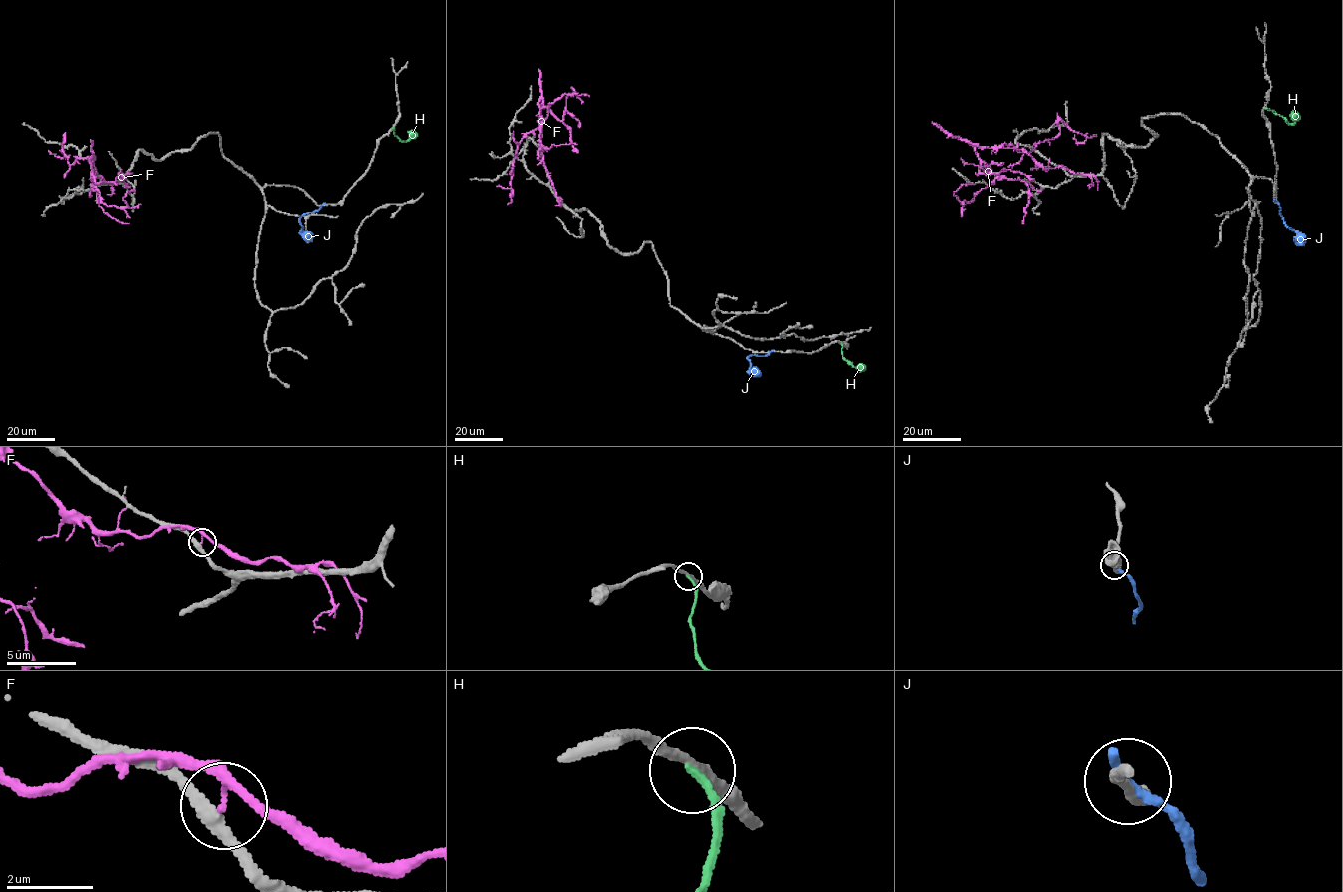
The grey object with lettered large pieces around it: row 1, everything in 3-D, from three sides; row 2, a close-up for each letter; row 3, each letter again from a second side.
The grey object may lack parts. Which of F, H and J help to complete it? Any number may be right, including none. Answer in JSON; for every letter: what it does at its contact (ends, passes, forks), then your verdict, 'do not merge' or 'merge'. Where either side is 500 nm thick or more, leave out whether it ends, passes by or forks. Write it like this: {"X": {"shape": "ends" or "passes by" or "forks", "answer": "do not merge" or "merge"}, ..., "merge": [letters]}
{"F": {"shape": "passes by", "answer": "do not merge"}, "H": {"shape": "ends", "answer": "do not merge"}, "J": {"shape": "ends", "answer": "do not merge"}, "merge": []}

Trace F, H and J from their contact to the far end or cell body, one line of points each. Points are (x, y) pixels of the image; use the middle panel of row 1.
F: (549, 179), (540, 146), (542, 100), (538, 104), (542, 120), (549, 104), (573, 94), (570, 86), (582, 103)
H: (841, 342), (842, 356), (853, 366), (860, 369), (864, 366)
J: (770, 351), (766, 356), (747, 357), (750, 369), (759, 374)

